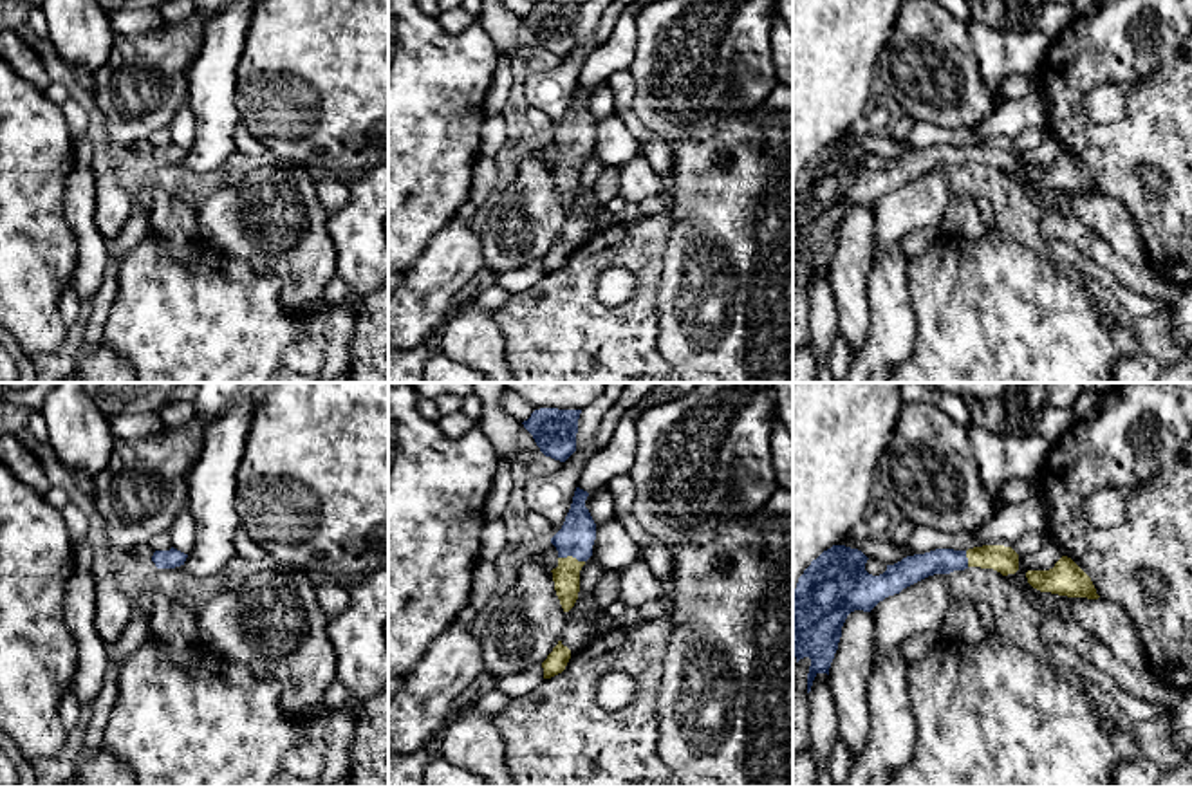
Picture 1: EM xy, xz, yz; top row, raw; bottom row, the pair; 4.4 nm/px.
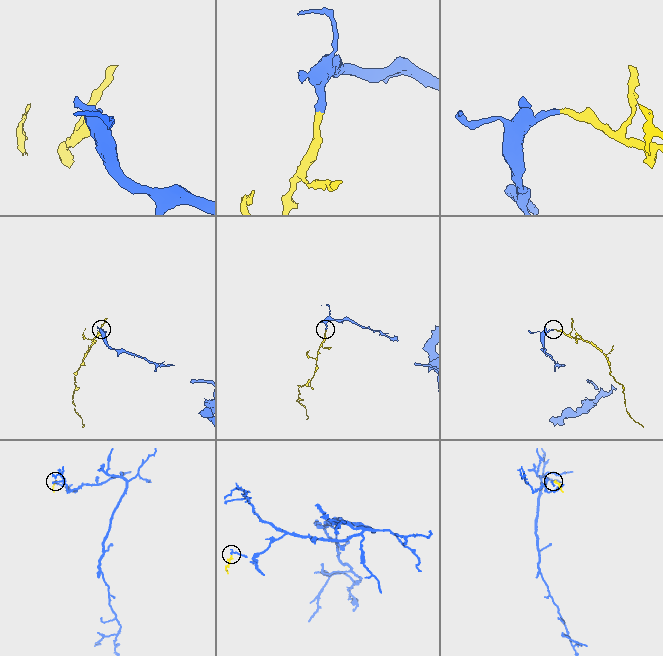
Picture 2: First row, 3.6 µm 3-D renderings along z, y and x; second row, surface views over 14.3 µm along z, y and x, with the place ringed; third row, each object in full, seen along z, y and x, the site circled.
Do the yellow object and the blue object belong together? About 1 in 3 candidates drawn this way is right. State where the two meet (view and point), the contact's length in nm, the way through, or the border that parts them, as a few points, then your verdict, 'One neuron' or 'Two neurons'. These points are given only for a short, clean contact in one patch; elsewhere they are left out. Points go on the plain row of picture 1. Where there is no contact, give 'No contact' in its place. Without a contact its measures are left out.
Touches yellow at xz (571, 152). Shared border 120 nm. Path across: xz (566, 172), (571, 152), (577, 132). One neuron

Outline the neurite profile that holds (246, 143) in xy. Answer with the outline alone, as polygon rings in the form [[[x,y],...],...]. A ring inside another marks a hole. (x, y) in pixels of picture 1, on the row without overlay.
[[[242,125],[235,130],[237,148],[251,157],[260,157],[265,153],[265,148],[260,141],[256,141]]]

